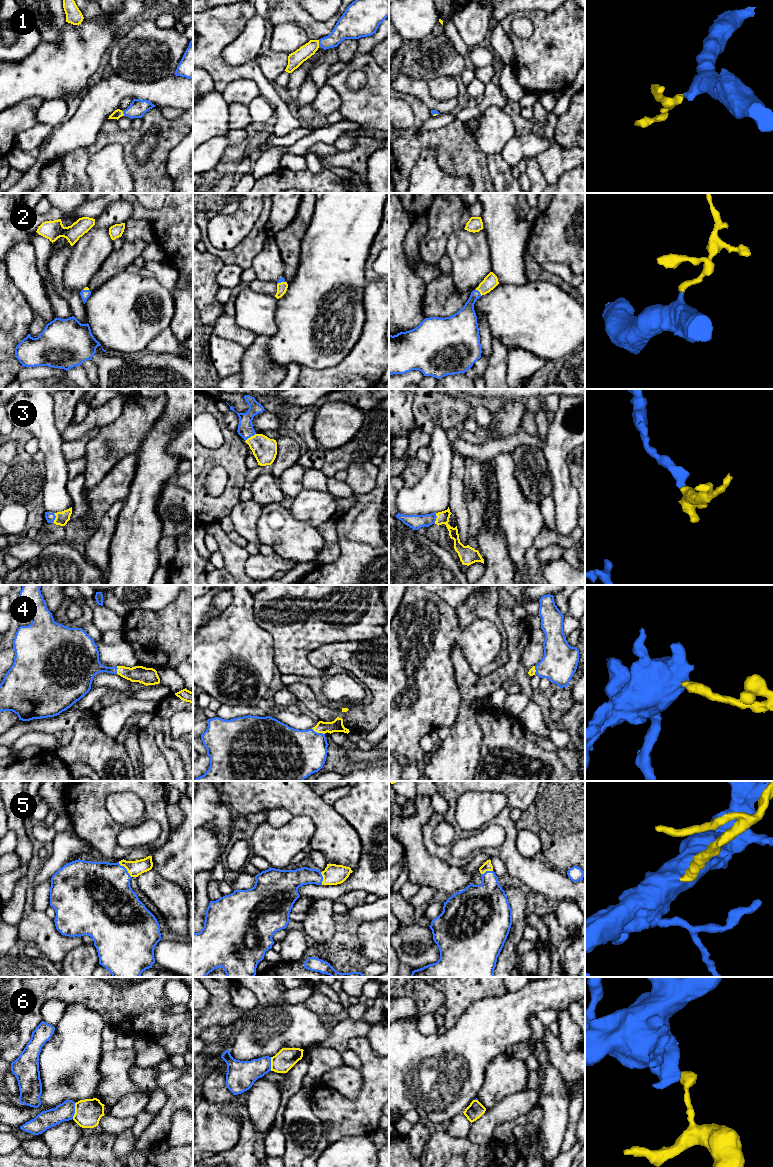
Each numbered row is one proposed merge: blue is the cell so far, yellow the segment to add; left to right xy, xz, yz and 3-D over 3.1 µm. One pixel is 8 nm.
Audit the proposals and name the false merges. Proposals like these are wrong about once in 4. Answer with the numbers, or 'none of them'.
6

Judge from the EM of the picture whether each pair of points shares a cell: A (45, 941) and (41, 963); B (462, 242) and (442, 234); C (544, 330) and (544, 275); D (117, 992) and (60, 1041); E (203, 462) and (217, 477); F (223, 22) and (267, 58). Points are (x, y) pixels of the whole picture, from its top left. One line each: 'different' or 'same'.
A: different
B: different
C: different
D: different
E: different
F: different

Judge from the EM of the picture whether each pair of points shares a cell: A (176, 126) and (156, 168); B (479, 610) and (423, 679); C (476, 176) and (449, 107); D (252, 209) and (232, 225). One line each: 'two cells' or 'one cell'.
A: one cell
B: two cells
C: two cells
D: one cell

